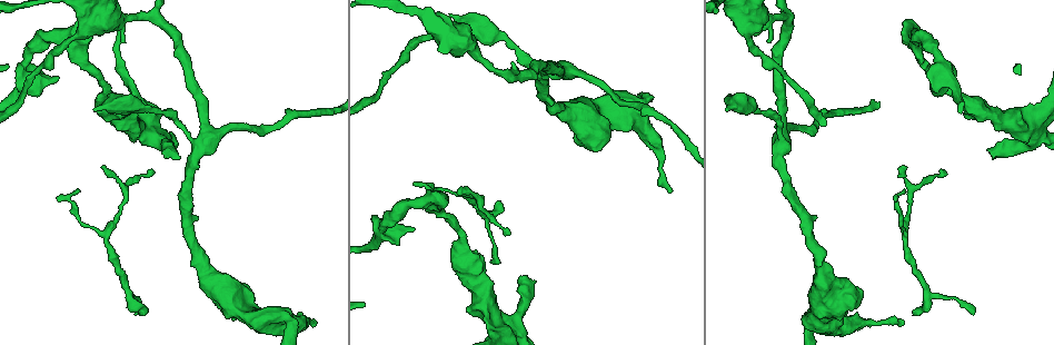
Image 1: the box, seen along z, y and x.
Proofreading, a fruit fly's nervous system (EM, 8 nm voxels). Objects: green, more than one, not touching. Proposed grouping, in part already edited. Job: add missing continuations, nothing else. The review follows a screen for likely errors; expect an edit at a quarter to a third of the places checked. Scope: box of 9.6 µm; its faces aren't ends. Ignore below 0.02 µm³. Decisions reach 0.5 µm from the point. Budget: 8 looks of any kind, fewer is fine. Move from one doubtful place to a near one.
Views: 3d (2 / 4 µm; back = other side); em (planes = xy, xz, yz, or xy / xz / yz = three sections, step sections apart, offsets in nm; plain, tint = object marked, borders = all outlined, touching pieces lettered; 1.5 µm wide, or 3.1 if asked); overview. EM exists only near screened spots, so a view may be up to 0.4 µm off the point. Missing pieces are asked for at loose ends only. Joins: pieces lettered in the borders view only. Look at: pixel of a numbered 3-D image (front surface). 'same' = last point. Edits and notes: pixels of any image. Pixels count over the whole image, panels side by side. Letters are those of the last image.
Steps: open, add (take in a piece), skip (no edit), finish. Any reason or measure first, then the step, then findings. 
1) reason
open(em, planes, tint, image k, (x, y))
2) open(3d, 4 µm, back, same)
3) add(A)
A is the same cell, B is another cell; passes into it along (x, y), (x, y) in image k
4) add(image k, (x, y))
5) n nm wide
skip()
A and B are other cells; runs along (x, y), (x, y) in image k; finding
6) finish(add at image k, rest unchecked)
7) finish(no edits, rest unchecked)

open(em, yz, step 4, borders, image 1, (143, 312))

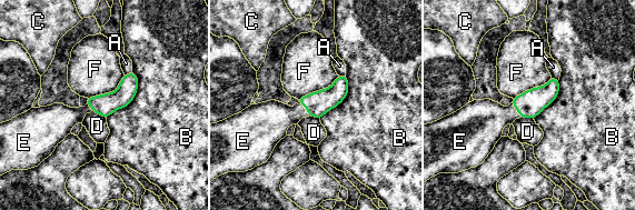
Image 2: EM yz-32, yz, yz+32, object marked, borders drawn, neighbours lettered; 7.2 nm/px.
another direction
open(em, planes, borders, same)

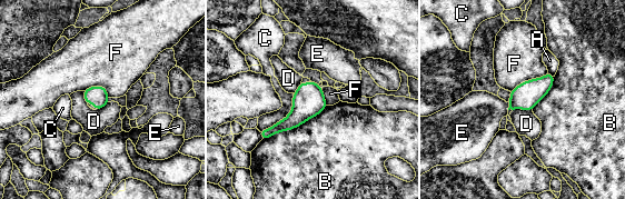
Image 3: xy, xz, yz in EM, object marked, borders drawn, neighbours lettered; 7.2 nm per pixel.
150 nm wide
add(E)
E is the same cell, A, B, C, D and F are other cells; passes into it along (528, 93), (509, 106), (477, 117) in image 3; the cell continues

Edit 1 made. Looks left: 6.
branch stops here
open(3d, 2 µm, back, image 1, (416, 181))

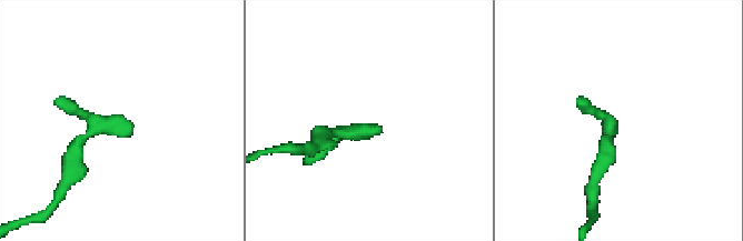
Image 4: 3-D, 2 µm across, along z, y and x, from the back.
open(em, planes, borders, image 4, (380, 128))

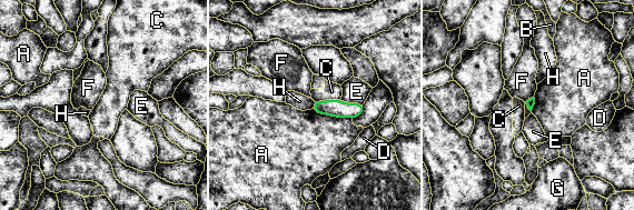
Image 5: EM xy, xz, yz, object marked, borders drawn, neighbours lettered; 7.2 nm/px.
skip()
A, B, C, D, E, F, G and H are other cells; border along (314, 101), (311, 108) in image 5; no lettered piece goes on from it

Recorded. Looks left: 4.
free end
open(em, xy, step 4, borders, image 1, (180, 158))

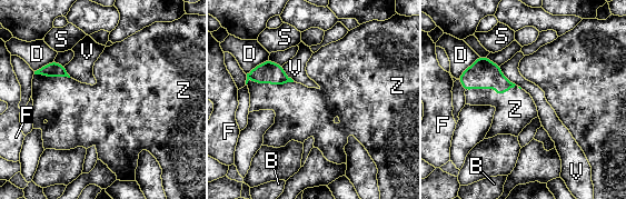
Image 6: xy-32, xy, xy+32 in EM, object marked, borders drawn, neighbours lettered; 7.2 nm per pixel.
cut it another way
open(em, planes, borders, same)

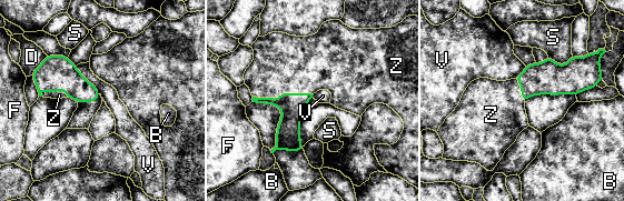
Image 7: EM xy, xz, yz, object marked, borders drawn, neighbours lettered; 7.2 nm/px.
add(Z)
Z is the same cell, B, D, F, S and V are other cells; passes into it along (291, 106), (281, 92), (287, 63) in image 7; the cell continues

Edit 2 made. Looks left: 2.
finish(add at image 3, add at image 7, rest unchecked)

